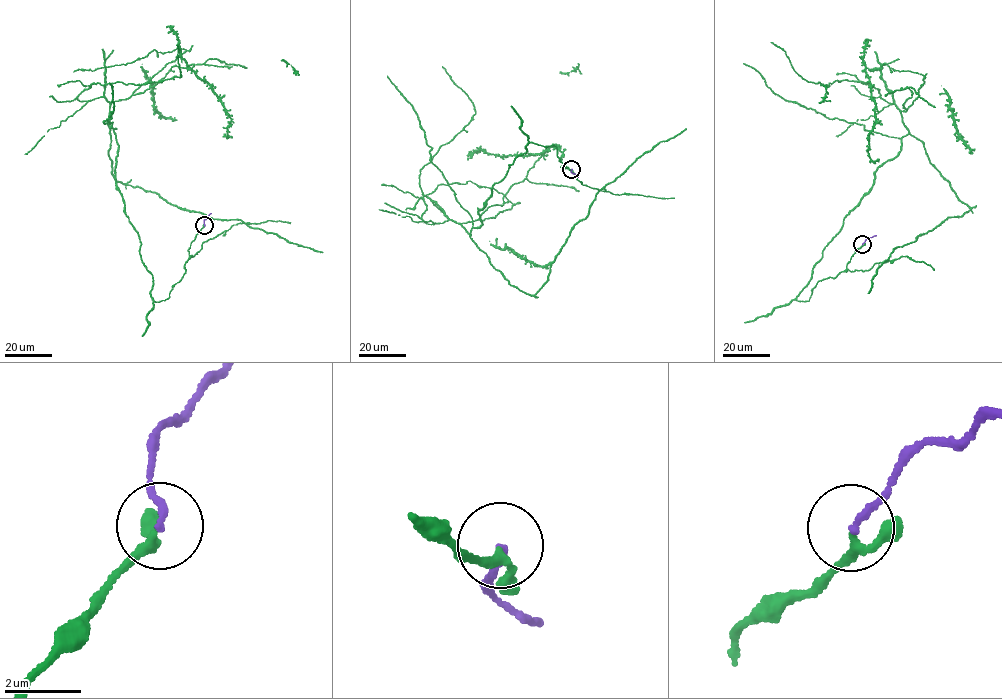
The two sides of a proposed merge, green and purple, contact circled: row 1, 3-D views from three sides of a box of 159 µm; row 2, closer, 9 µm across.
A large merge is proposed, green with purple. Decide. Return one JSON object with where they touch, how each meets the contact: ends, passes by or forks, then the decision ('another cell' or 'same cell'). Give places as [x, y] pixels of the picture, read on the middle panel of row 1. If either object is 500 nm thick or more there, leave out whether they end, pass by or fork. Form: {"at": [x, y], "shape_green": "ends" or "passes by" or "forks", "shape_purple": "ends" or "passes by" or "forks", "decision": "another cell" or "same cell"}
{"at": [571, 169], "shape_green": "passes by", "shape_purple": "ends", "decision": "same cell"}

